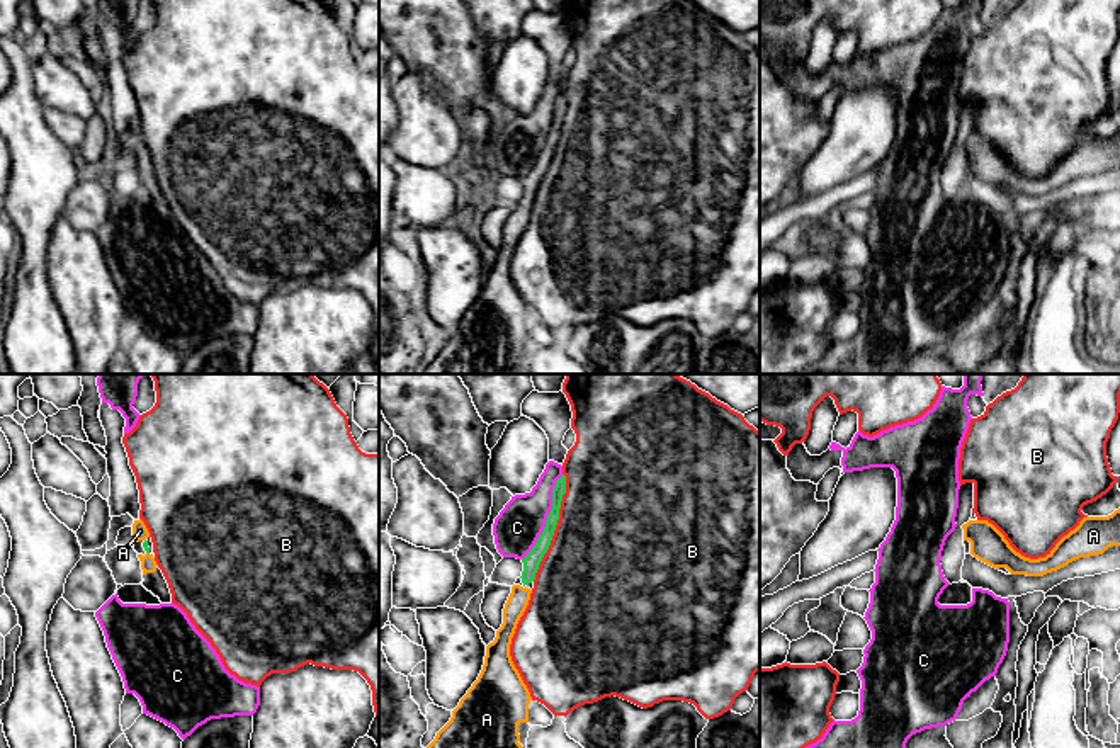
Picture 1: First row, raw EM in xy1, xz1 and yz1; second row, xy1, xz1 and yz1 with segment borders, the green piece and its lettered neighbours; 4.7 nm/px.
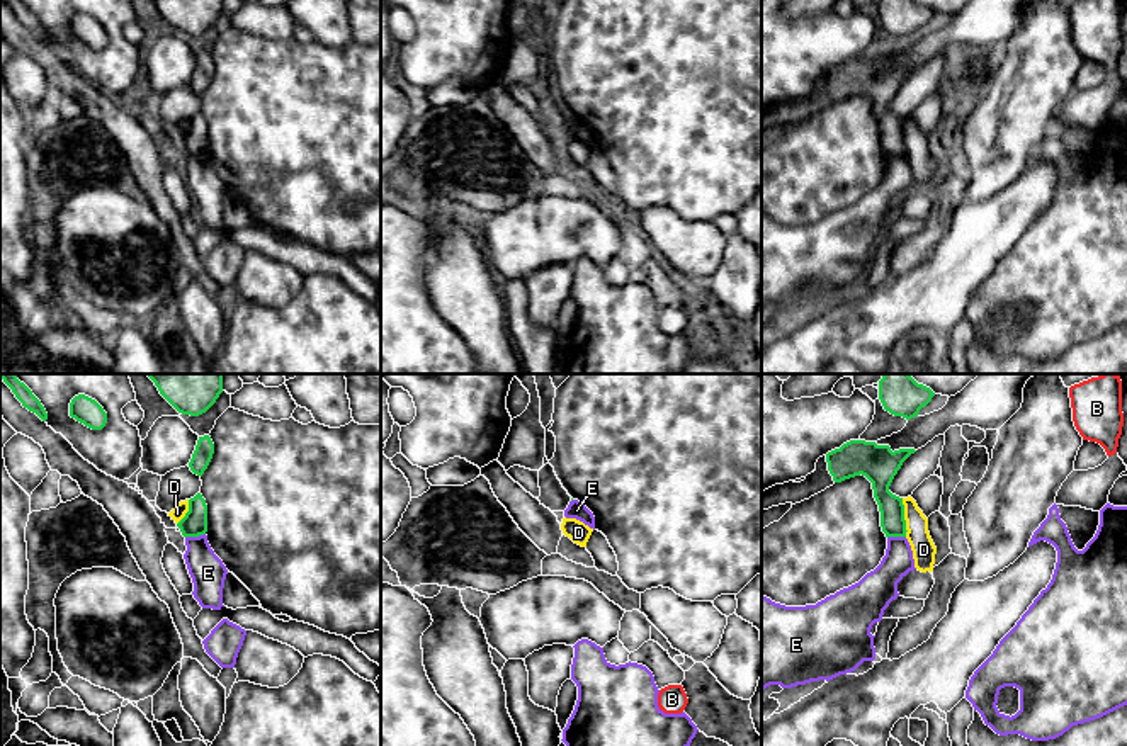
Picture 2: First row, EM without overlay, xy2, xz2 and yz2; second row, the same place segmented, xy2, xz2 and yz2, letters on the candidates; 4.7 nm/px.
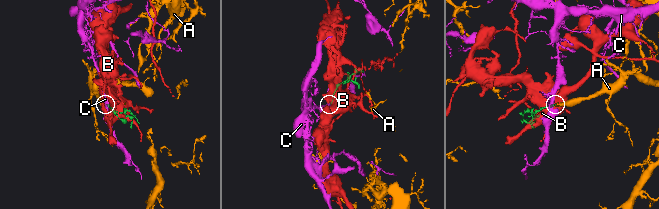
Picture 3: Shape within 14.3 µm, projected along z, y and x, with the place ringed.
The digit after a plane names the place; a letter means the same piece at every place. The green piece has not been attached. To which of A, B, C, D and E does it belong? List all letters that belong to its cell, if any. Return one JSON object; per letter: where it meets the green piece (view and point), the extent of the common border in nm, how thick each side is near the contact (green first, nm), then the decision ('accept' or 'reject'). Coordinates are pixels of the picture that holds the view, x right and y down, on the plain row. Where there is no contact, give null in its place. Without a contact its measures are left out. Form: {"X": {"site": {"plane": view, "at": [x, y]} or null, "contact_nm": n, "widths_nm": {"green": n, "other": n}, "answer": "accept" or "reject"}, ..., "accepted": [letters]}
{"A": {"site": null, "answer": "accept"}, "B": {"site": {"plane": "xz1", "at": [554, 147]}, "contact_nm": 550, "widths_nm": {"green": 80, "other": 500}, "answer": "reject"}, "C": {"site": {"plane": "xz1", "at": [548, 136]}, "contact_nm": 460, "widths_nm": {"green": 80, "other": 220}, "answer": "reject"}, "D": {"site": {"plane": "yz2", "at": [903, 136]}, "contact_nm": 190, "widths_nm": {"green": 140, "other": 110}, "answer": "reject"}, "E": {"site": {"plane": "xy2", "at": [194, 155]}, "contact_nm": 100, "widths_nm": {"green": 120, "other": 170}, "answer": "reject"}, "accepted": ["A"]}

